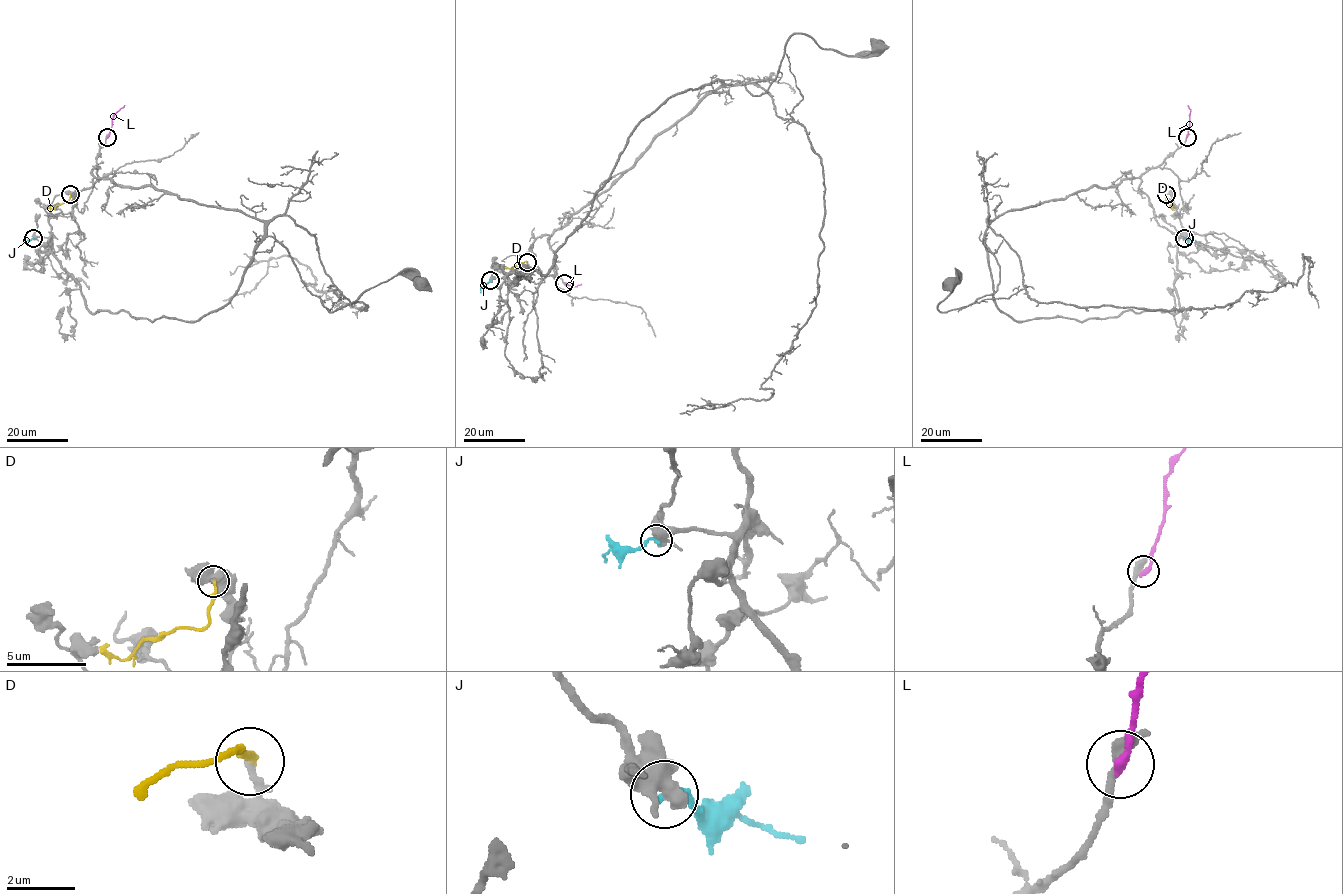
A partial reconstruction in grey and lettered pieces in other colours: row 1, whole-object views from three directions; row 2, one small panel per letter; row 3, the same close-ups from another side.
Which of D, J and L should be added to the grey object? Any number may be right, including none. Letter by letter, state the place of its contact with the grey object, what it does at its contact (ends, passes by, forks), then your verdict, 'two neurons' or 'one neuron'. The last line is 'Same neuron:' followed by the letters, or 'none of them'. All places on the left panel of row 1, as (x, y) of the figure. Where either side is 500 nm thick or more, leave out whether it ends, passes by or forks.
D: contact (70, 194); it ends; two neurons
J: contact (33, 238); two neurons
L: contact (107, 137); it ends; two neurons
Same neuron: none of them

